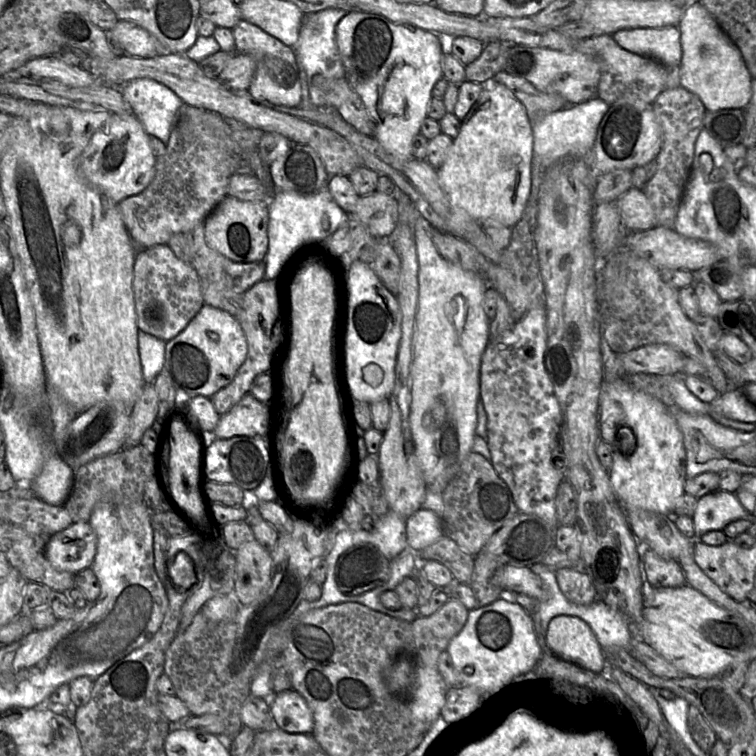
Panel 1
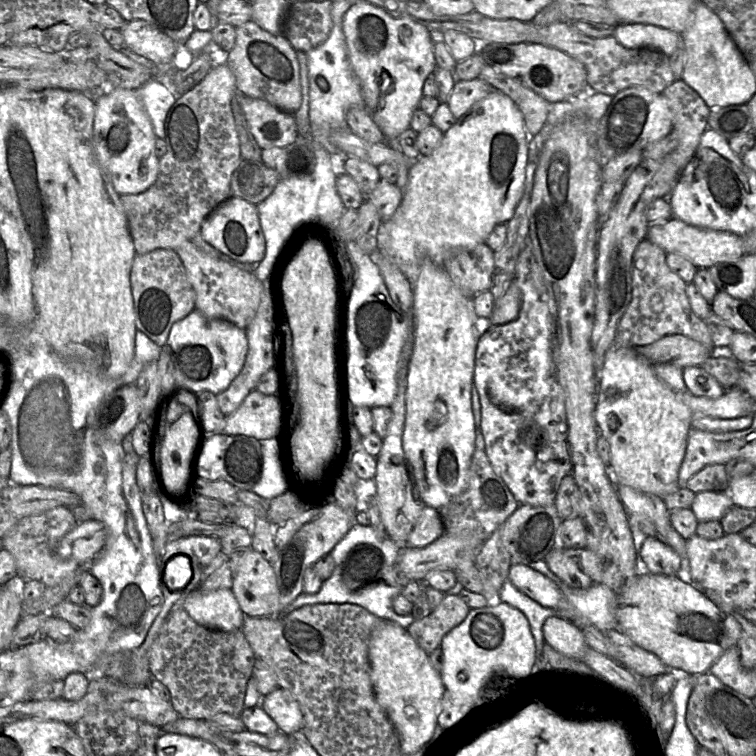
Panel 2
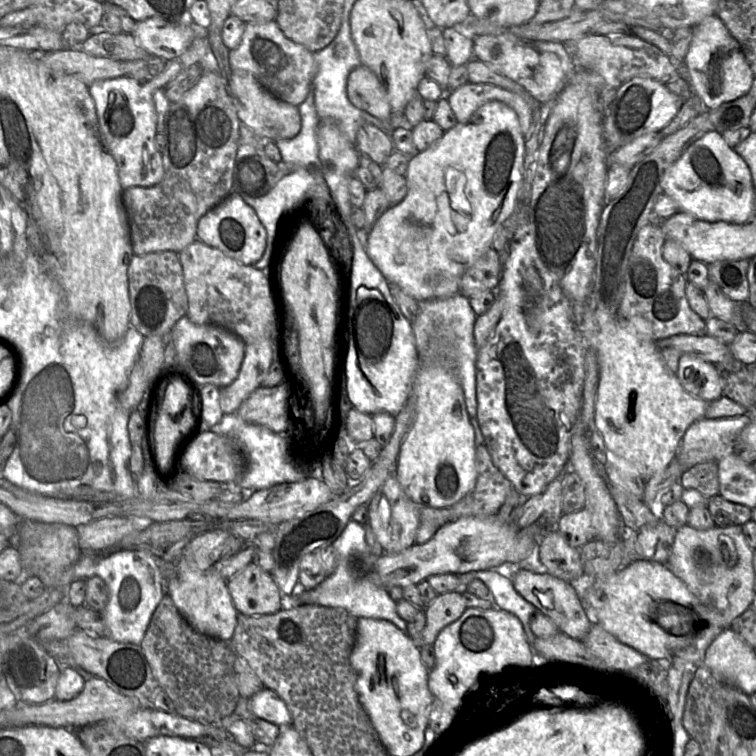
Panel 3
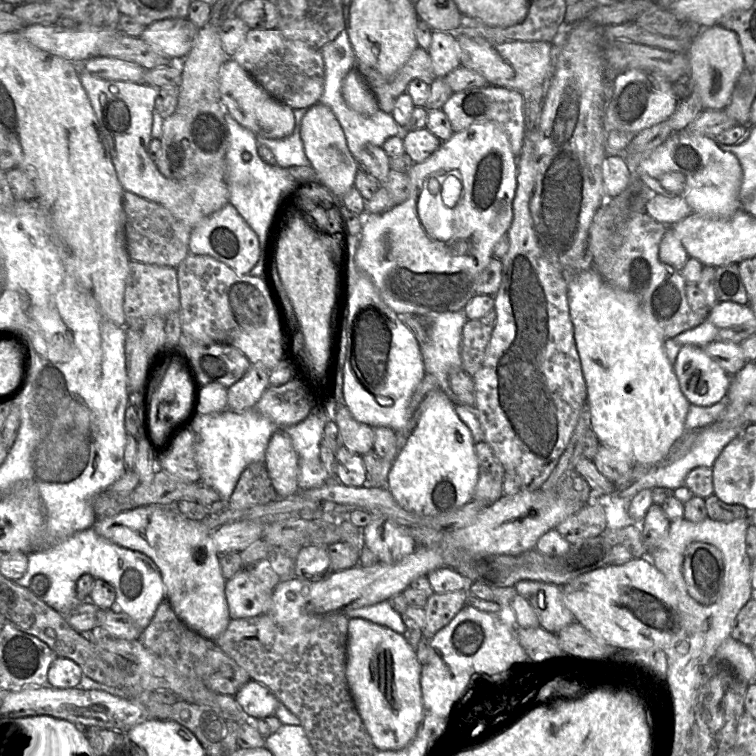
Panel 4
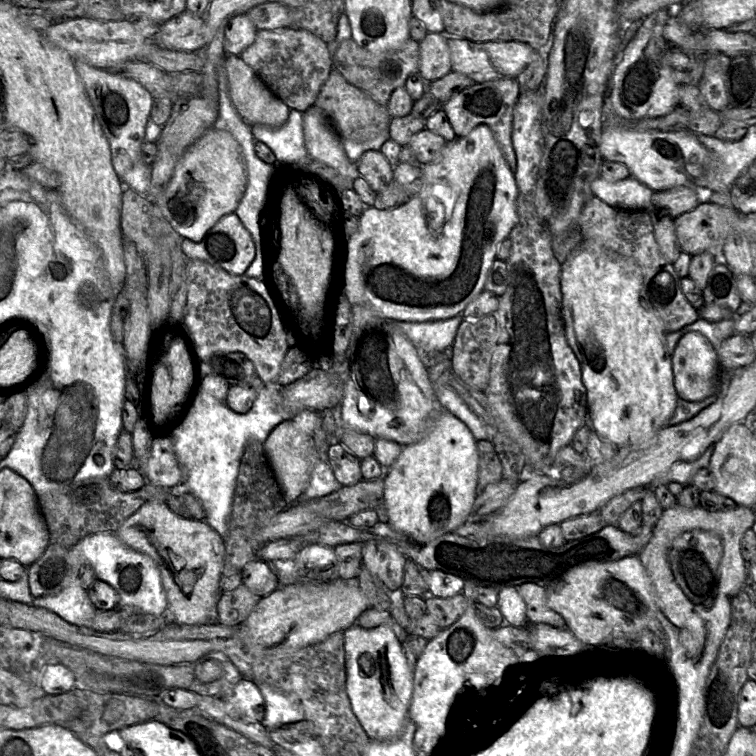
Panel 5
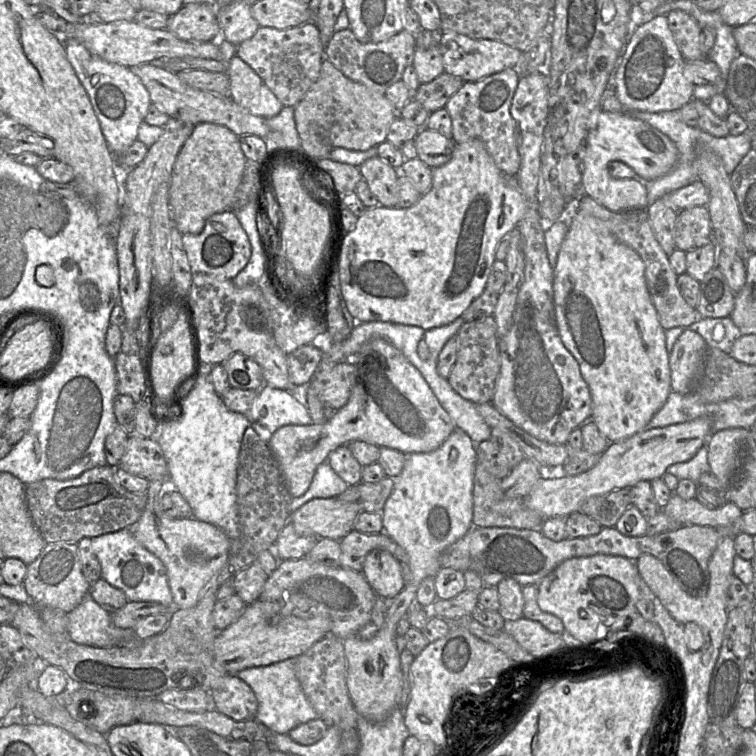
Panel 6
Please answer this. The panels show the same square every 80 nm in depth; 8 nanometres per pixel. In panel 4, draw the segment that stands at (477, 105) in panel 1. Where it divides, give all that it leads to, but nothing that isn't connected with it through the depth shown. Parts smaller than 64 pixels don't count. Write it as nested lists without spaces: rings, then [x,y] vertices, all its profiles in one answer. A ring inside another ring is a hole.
[[[484,121],[474,123],[461,132],[453,132],[452,136],[448,140],[443,141],[426,160],[414,163],[407,171],[407,174],[410,180],[410,195],[406,201],[395,205],[384,213],[364,215],[362,232],[354,251],[354,262],[371,279],[382,300],[398,315],[409,313],[416,316],[428,316],[436,313],[463,310],[466,304],[475,296],[476,280],[494,256],[493,251],[496,244],[507,234],[512,223],[512,203],[517,189],[517,158],[511,150],[510,142],[503,128],[497,122]],[[448,176],[457,178],[462,186],[459,199],[452,205],[450,205],[448,186],[445,188],[445,181]],[[432,178],[440,180],[440,191],[436,195],[429,193],[428,184]]]

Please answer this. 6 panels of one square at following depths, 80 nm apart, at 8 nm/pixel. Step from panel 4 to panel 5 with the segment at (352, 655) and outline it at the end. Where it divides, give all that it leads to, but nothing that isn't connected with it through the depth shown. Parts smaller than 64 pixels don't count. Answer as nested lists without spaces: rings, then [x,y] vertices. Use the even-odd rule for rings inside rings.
[[[354,624],[344,632],[346,689],[354,714],[371,741],[394,740],[408,718],[413,693],[413,669],[389,625],[364,629]]]

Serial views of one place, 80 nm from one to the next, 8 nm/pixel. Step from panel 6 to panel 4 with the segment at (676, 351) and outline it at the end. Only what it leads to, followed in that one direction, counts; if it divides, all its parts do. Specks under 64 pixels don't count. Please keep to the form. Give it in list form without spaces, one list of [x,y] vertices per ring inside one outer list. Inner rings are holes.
[[[682,346],[673,368],[680,390],[690,404],[711,406],[725,400],[731,376],[708,356],[703,347]]]

